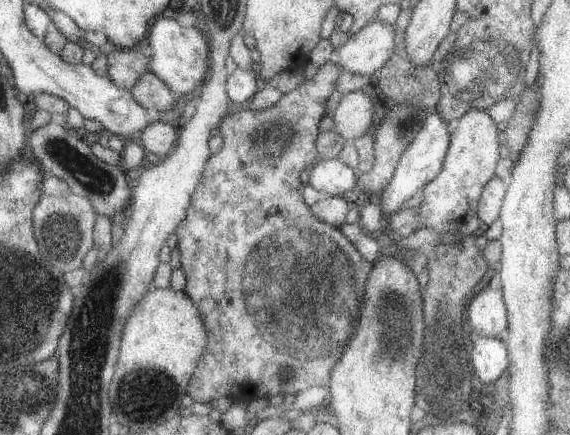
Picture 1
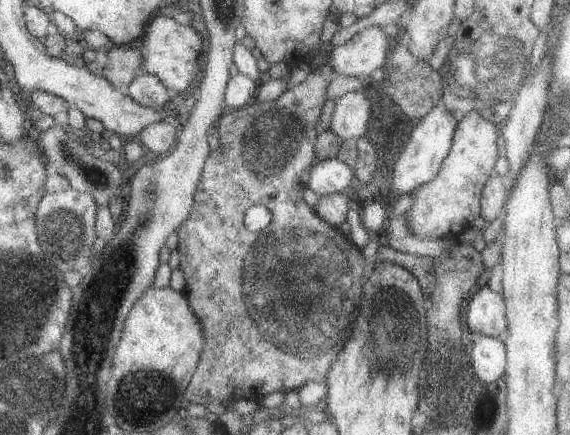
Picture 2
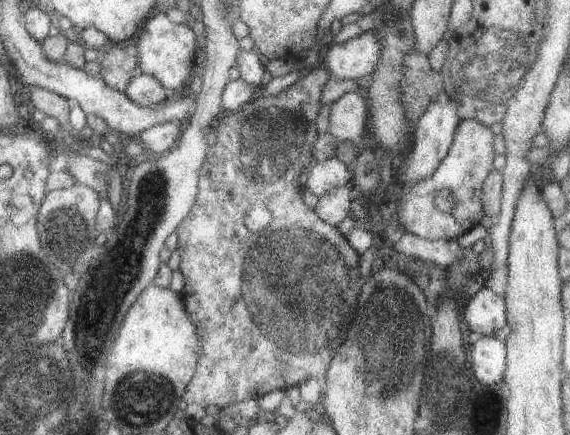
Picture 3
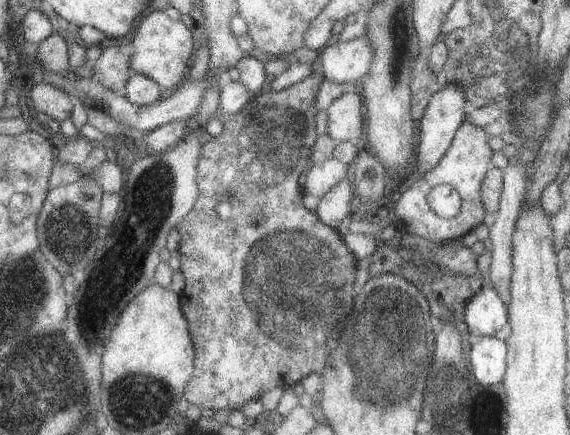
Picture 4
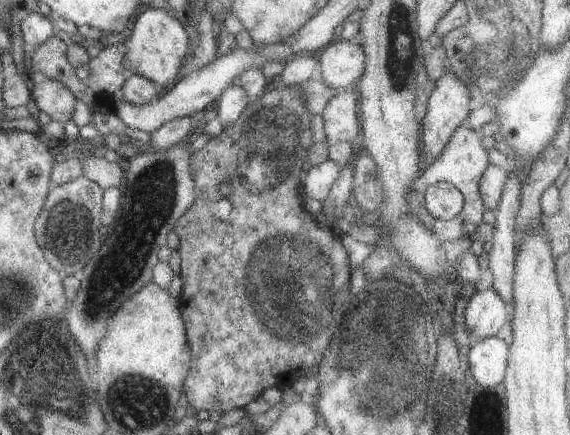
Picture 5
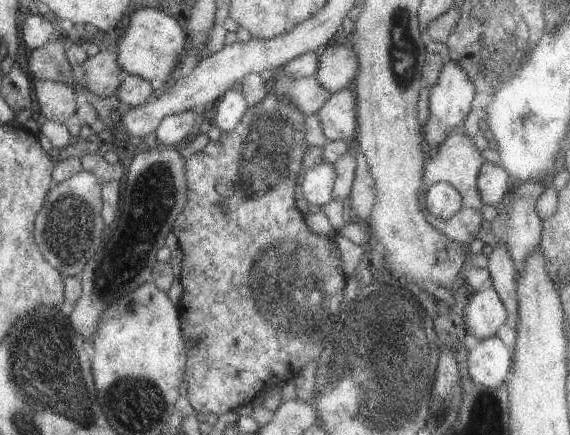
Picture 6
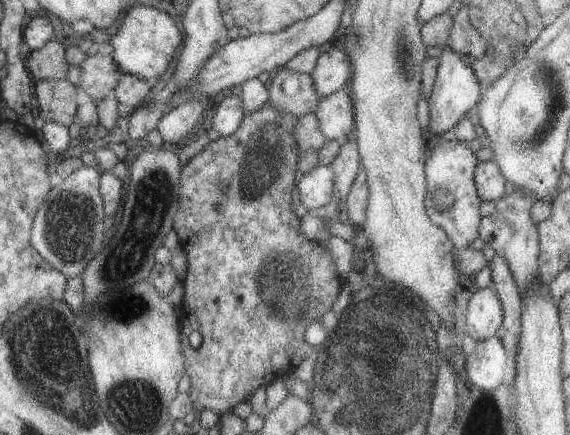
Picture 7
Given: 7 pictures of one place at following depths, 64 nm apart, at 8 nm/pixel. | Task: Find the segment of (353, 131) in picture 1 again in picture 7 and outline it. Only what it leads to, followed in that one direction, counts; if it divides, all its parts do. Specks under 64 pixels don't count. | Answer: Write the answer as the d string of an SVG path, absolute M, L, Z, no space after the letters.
M343 88L325 96L319 102L315 116L319 122L319 130L327 142L333 142L333 140L341 142L341 140L353 136L353 130L355 130L353 110L355 108L353 108L351 96L347 96L347 92Z

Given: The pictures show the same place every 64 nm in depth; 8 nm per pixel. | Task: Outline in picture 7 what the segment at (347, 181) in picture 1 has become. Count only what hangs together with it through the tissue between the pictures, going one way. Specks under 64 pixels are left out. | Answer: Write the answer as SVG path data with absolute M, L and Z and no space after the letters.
M315 166L297 178L299 200L311 214L333 200L333 186L335 178L329 166Z

